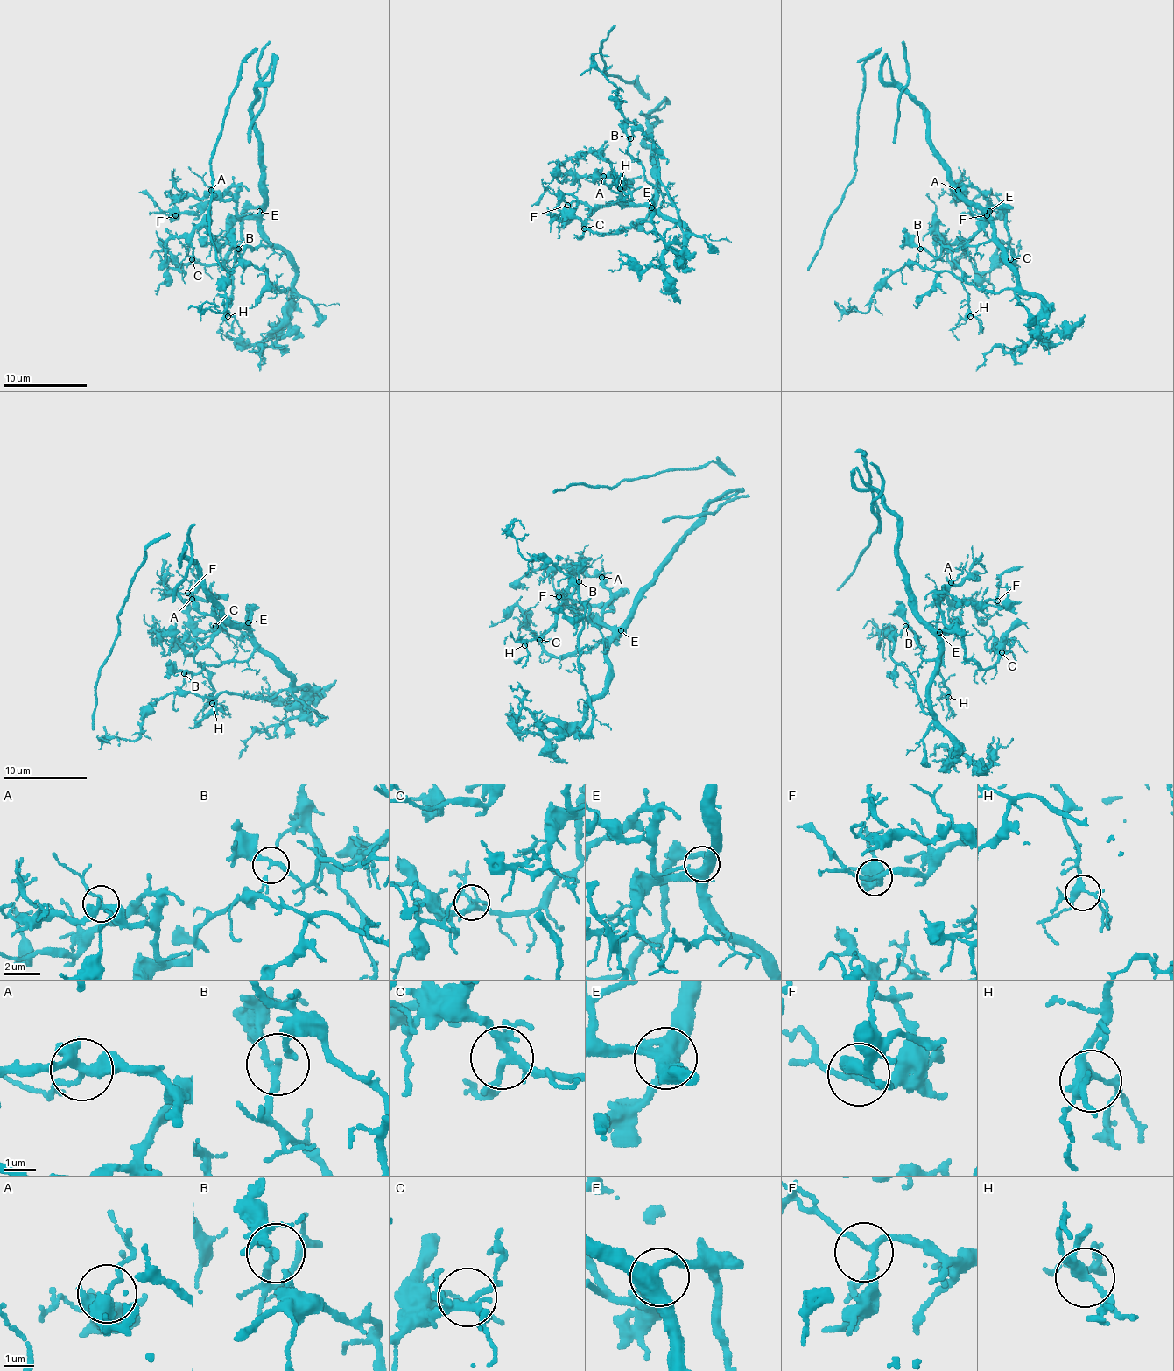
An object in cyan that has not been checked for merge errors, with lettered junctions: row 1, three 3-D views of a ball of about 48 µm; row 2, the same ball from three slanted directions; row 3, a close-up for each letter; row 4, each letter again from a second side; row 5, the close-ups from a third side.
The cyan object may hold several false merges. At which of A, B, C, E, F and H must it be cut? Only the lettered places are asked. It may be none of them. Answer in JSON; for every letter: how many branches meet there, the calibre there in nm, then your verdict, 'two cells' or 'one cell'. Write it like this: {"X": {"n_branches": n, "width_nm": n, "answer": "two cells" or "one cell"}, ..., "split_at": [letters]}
{"A": {"n_branches": 4, "width_nm": 300, "answer": "one cell"}, "B": {"n_branches": 4, "width_nm": 170, "answer": "one cell"}, "C": {"n_branches": 5, "width_nm": 200, "answer": "one cell"}, "E": {"n_branches": 5, "width_nm": 480, "answer": "one cell"}, "F": {"n_branches": 3, "width_nm": 180, "answer": "one cell"}, "H": {"n_branches": 5, "width_nm": 280, "answer": "one cell"}, "split_at": []}

